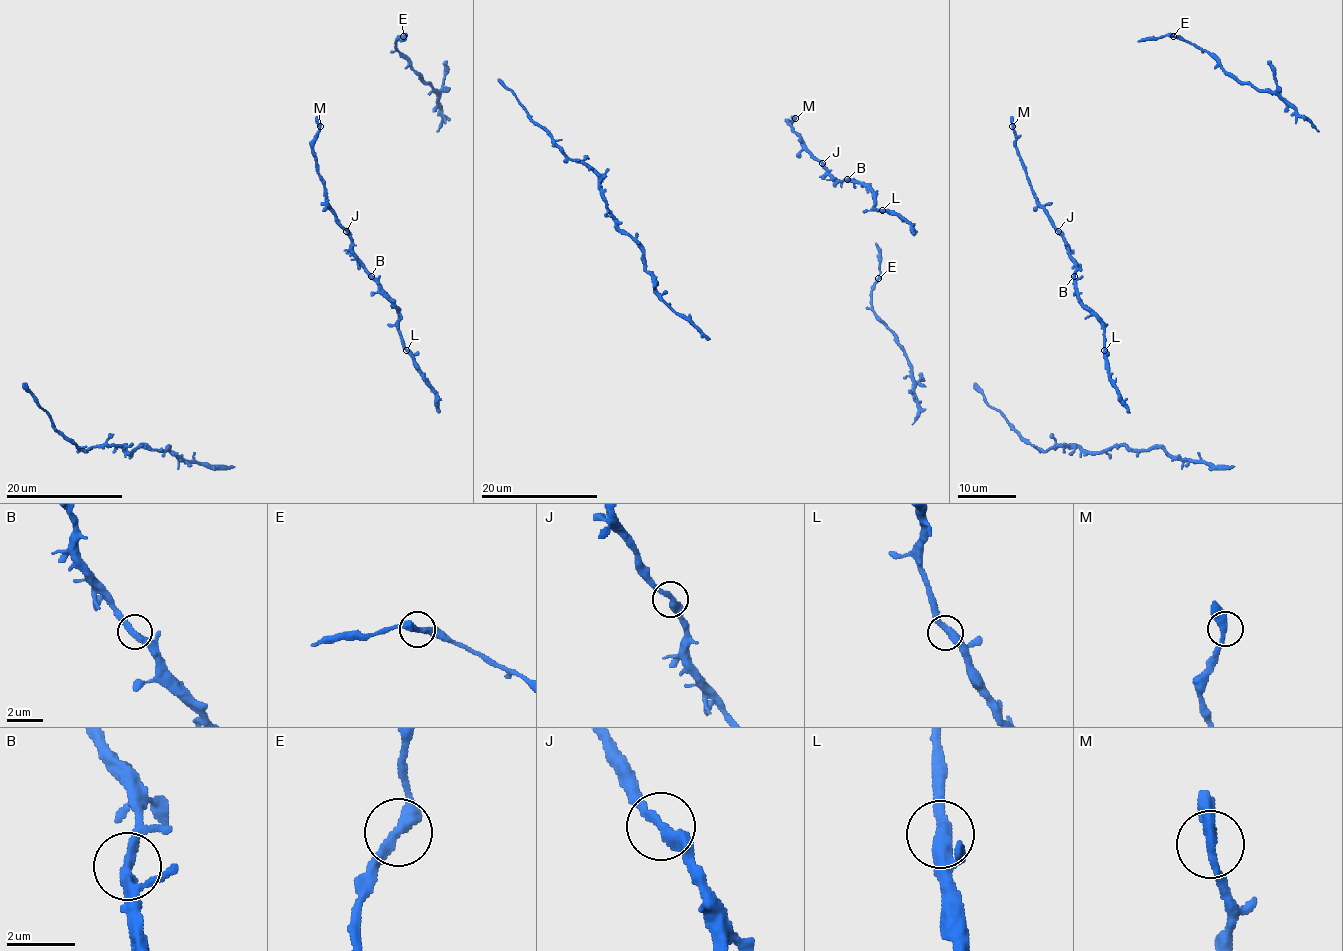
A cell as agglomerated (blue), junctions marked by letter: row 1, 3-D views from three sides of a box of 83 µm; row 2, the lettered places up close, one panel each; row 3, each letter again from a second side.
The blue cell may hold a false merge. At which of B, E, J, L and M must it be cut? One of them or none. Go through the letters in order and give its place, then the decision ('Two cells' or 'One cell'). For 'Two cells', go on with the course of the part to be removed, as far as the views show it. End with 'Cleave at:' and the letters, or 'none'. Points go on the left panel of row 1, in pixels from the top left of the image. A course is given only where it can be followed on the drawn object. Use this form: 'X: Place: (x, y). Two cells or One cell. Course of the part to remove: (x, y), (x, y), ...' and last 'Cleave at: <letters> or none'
B: Place: (371, 276). One cell
E: Place: (403, 36). One cell
J: Place: (346, 231). One cell
L: Place: (406, 350). One cell
M: Place: (320, 126). One cell
Cleave at: none

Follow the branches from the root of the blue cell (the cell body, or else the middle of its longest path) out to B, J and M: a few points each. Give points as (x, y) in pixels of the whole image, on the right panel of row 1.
B: (1106, 349), (1103, 324), (1082, 304), (1074, 276)
J: (1106, 349), (1103, 324), (1078, 295), (1074, 276), (1075, 263), (1066, 248), (1065, 238), (1058, 231)
M: (1106, 349), (1103, 324), (1078, 295), (1074, 258), (1031, 188), (1012, 126)

